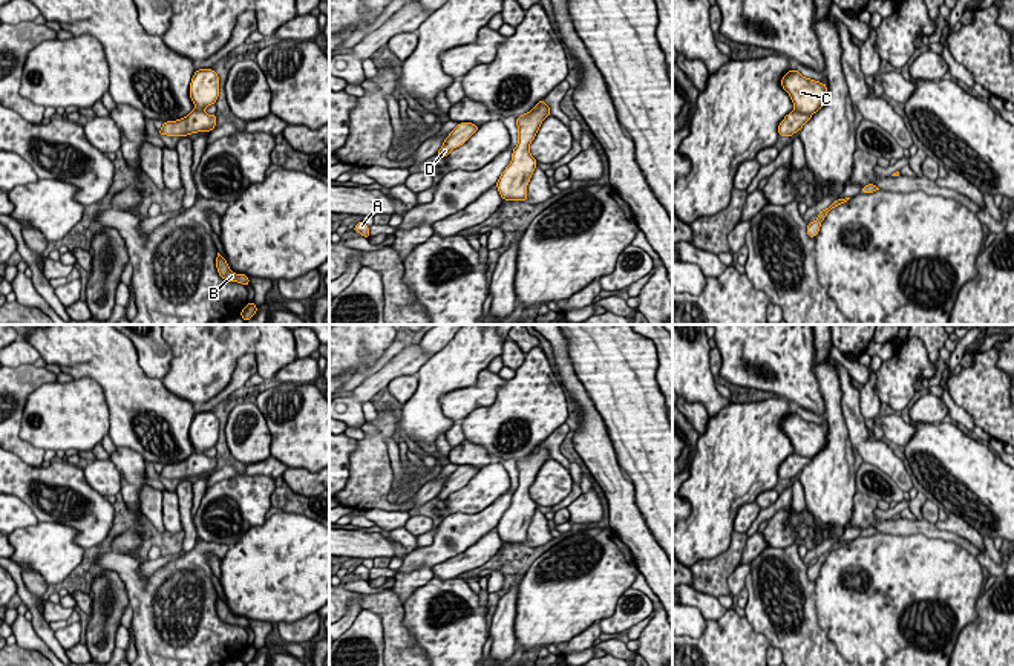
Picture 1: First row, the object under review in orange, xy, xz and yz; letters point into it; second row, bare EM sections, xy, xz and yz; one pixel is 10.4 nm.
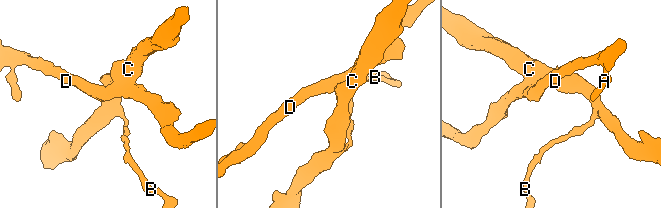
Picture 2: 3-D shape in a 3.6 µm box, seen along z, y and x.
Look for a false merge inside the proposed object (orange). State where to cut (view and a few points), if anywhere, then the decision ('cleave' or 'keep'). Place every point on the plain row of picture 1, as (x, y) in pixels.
no cut; keep

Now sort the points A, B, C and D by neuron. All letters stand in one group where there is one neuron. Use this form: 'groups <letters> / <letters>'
groups A B C D

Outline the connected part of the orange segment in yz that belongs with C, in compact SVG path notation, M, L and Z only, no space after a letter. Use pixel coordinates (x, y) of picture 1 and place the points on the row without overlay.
M793 412L781 421L781 429L795 450L778 468L778 478L789 481L801 473L810 459L826 447L827 429L806 421Z

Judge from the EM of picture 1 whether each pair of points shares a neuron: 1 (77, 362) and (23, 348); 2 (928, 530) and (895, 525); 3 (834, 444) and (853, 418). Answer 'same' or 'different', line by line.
1: different
2: same
3: different

